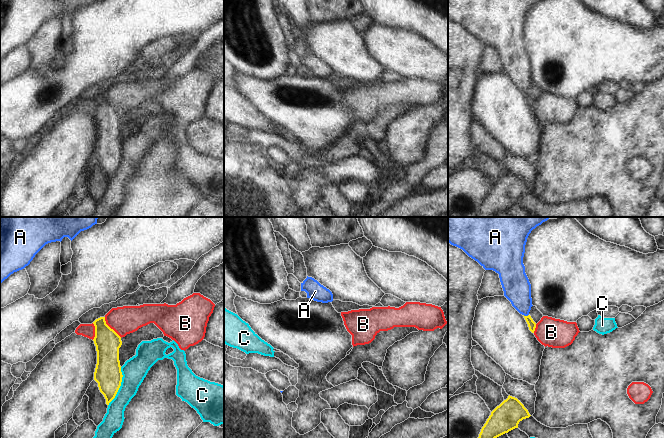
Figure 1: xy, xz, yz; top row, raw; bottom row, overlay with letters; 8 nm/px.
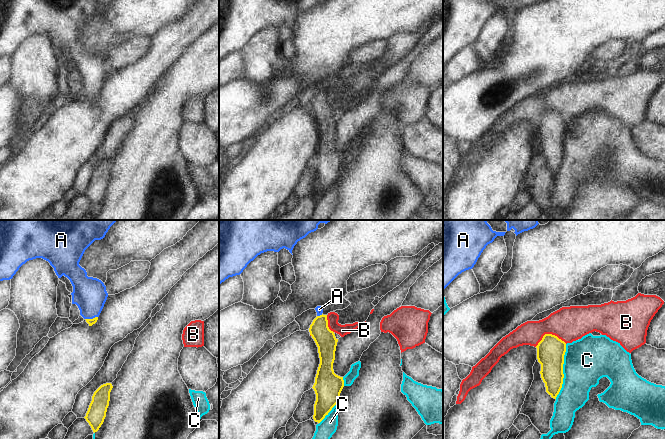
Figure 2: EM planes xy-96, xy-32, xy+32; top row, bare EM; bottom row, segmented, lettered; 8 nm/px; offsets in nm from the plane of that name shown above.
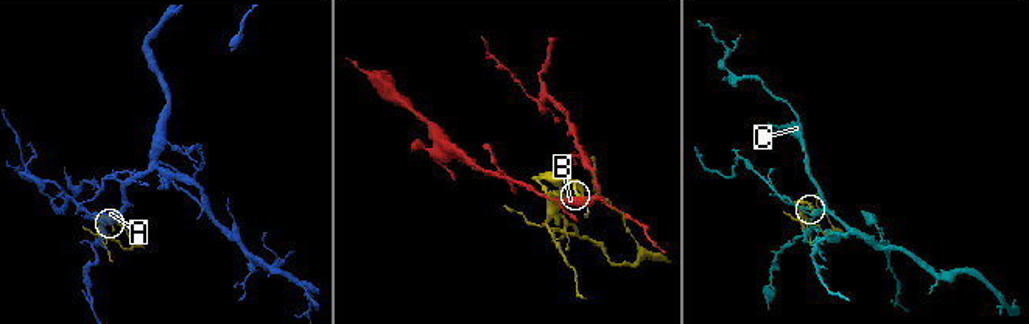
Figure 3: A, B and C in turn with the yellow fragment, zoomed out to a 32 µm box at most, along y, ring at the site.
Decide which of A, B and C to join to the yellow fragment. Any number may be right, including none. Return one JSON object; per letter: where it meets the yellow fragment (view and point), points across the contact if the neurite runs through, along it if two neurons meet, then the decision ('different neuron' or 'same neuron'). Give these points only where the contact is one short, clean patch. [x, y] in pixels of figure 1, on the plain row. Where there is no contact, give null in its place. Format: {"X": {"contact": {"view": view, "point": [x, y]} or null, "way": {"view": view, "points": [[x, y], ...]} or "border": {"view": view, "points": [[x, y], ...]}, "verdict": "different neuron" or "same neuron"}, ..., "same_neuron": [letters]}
{"A": {"contact": {"view": "yz", "point": [526, 92]}, "way": {"view": "yz", "points": [[531, 100], [526, 92], [517, 65]]}, "verdict": "same neuron"}, "B": {"contact": {"view": "xy", "point": [110, 104]}, "border": {"view": "xy", "points": [[104, 93], [105, 98], [121, 113]]}, "verdict": "different neuron"}, "C": {"contact": {"view": "xy", "point": [120, 161]}, "verdict": "different neuron"}, "same_neuron": ["A"]}

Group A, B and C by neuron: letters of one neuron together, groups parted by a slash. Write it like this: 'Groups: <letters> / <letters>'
Groups: A / B / C

